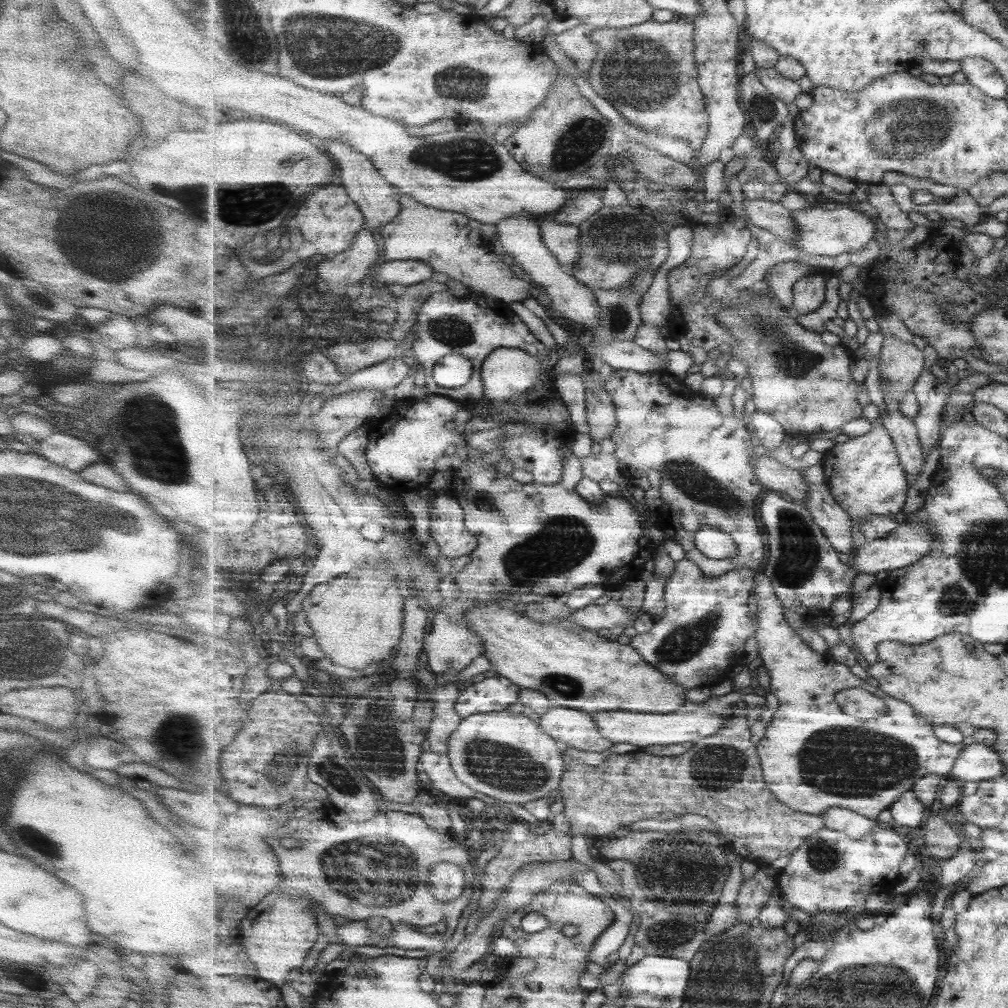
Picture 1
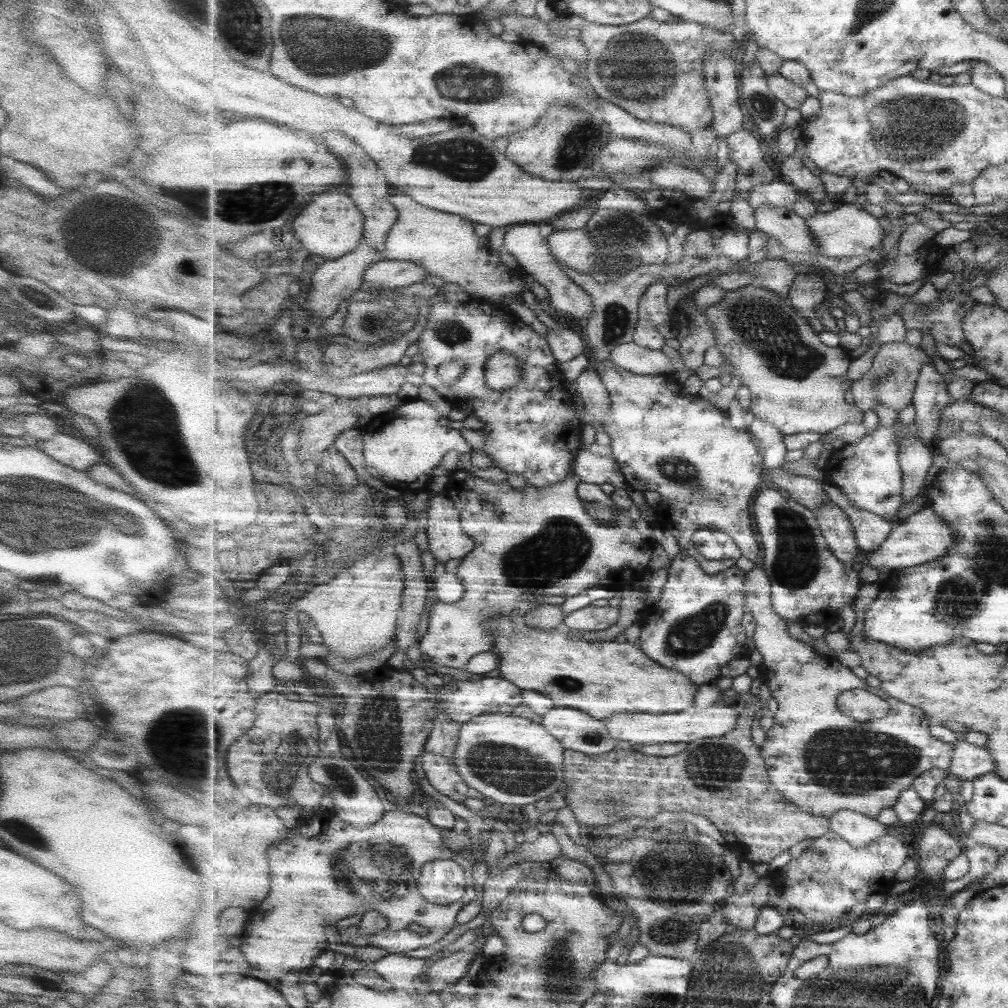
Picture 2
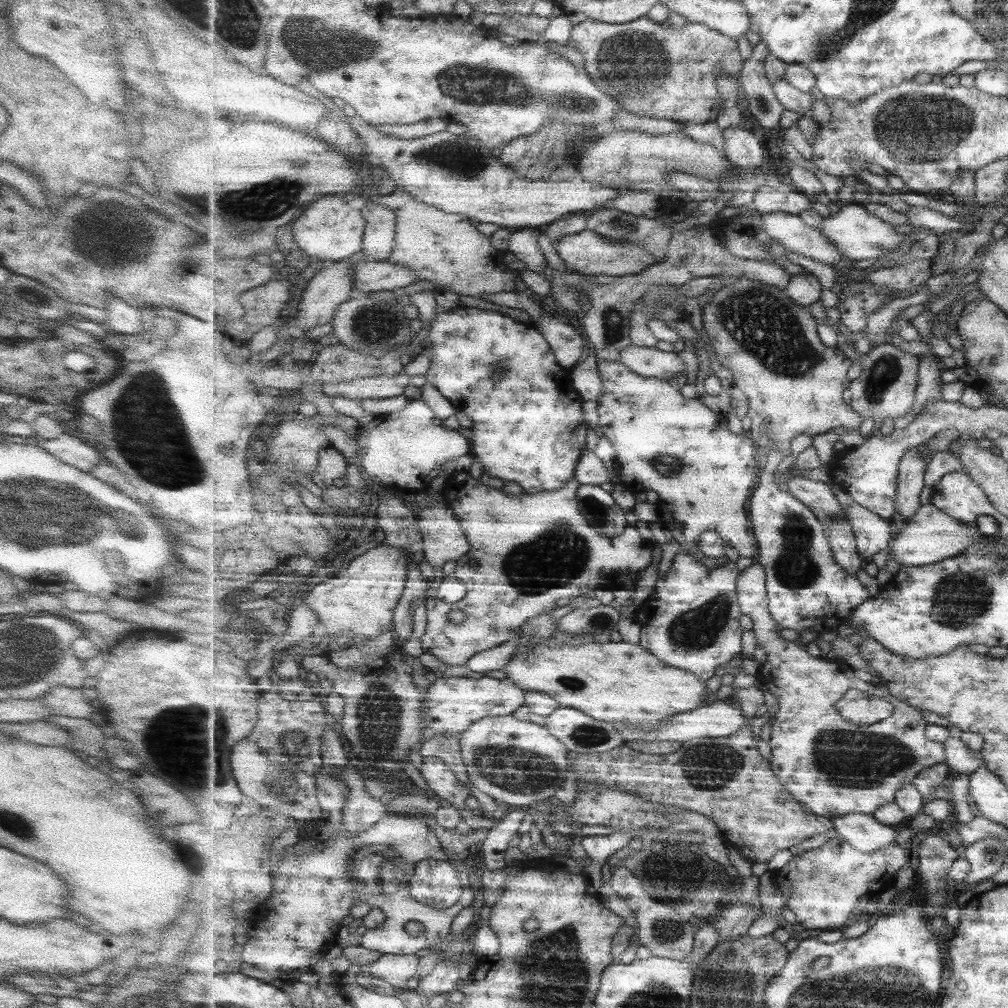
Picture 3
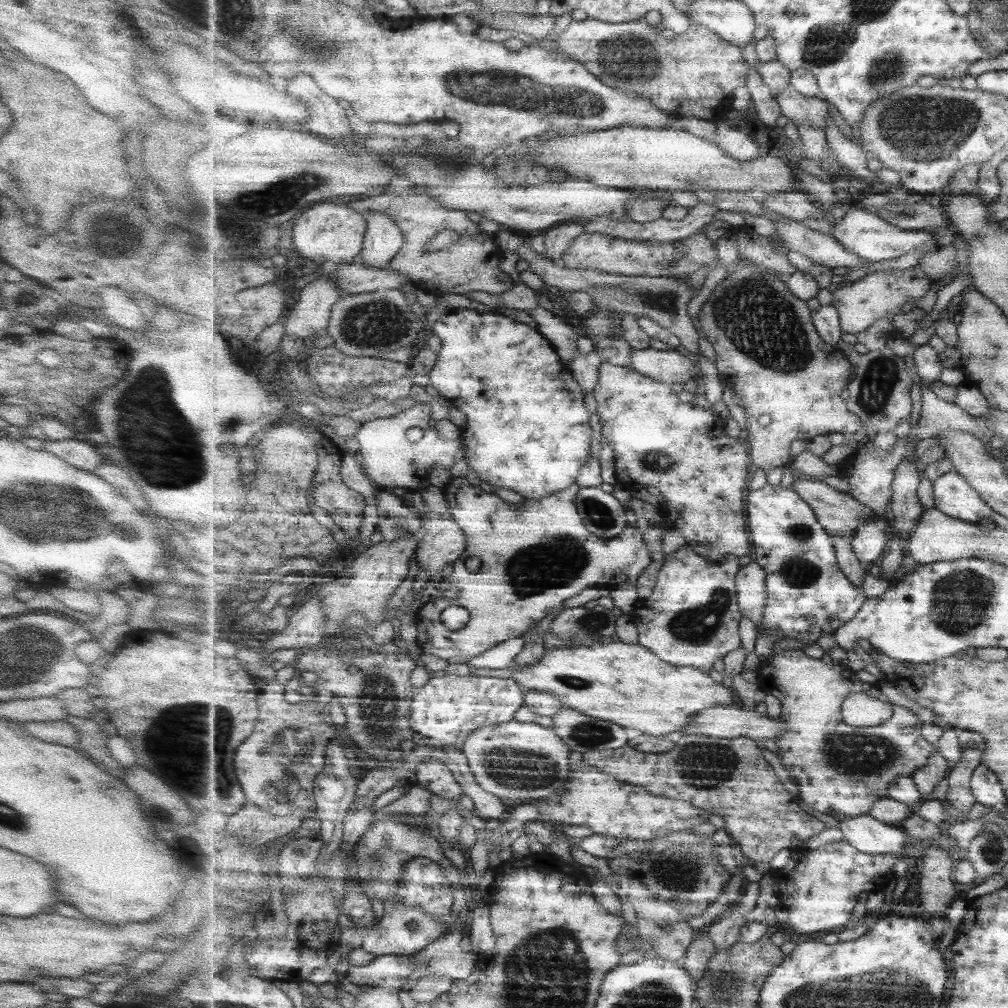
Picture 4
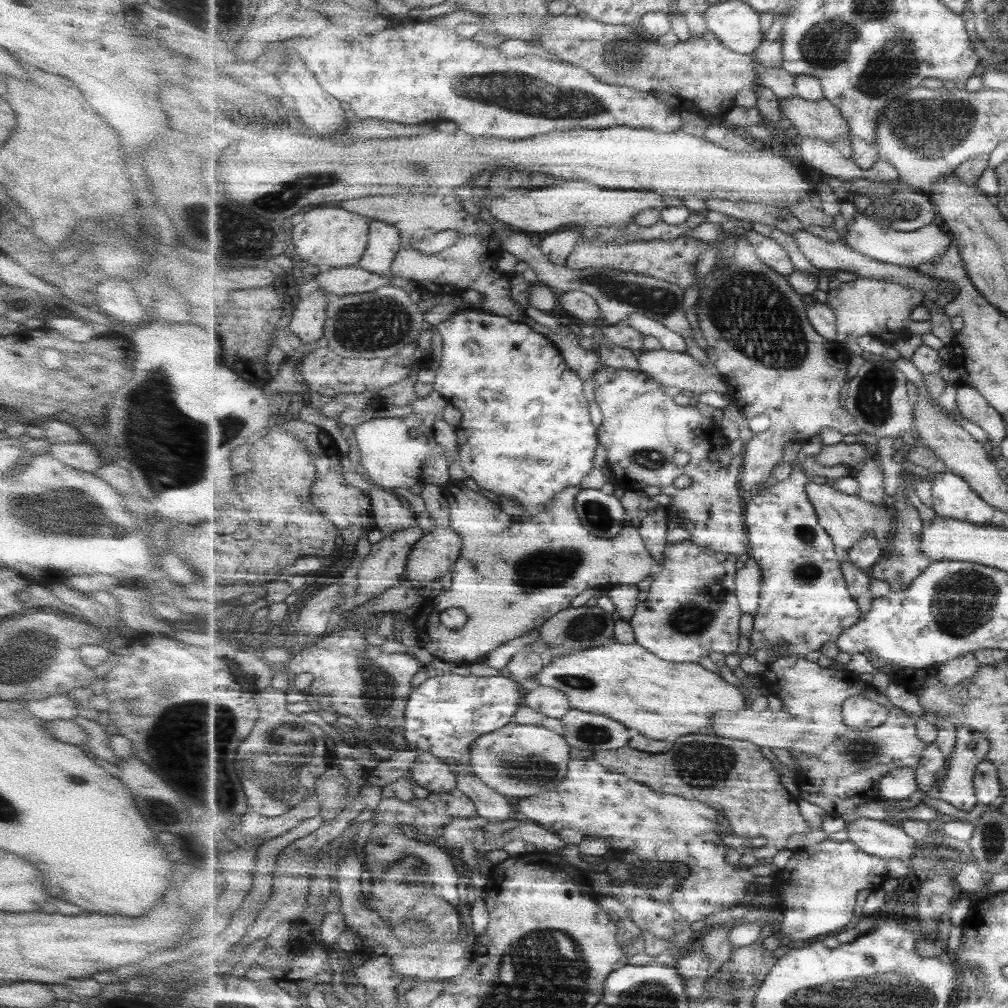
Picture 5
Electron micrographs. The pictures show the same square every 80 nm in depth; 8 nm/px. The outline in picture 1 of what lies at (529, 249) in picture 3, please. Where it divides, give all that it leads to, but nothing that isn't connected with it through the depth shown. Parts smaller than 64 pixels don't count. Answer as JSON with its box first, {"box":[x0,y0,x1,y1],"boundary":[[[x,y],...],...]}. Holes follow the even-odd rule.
{"box":[496,216,603,329],"boundary":[[[514,216],[505,219],[496,226],[497,236],[504,253],[513,258],[514,266],[520,268],[539,288],[549,295],[551,308],[558,310],[565,318],[594,329],[603,316],[599,301],[592,288],[581,284],[575,276],[568,274],[553,252],[542,241],[541,225],[536,218],[529,216]]]}

